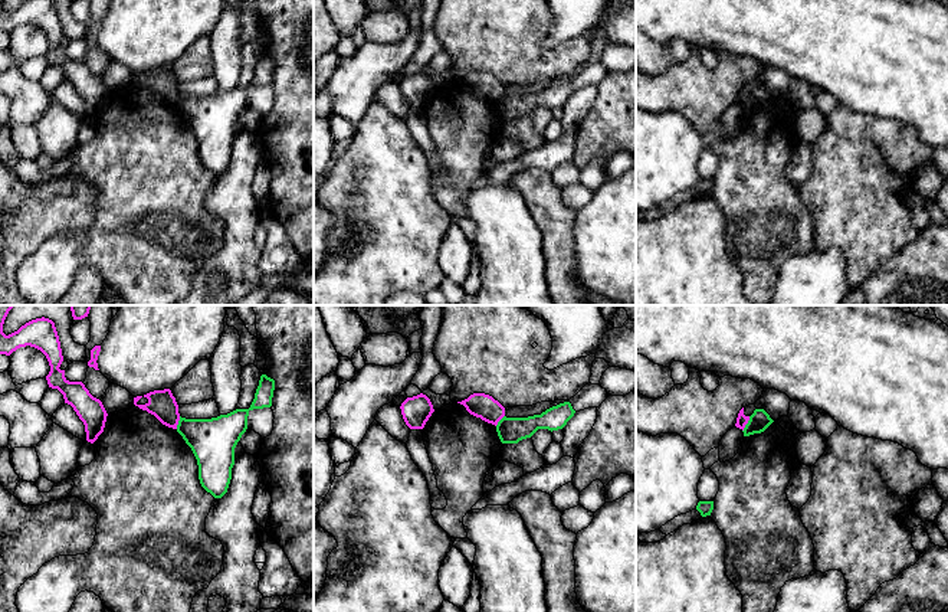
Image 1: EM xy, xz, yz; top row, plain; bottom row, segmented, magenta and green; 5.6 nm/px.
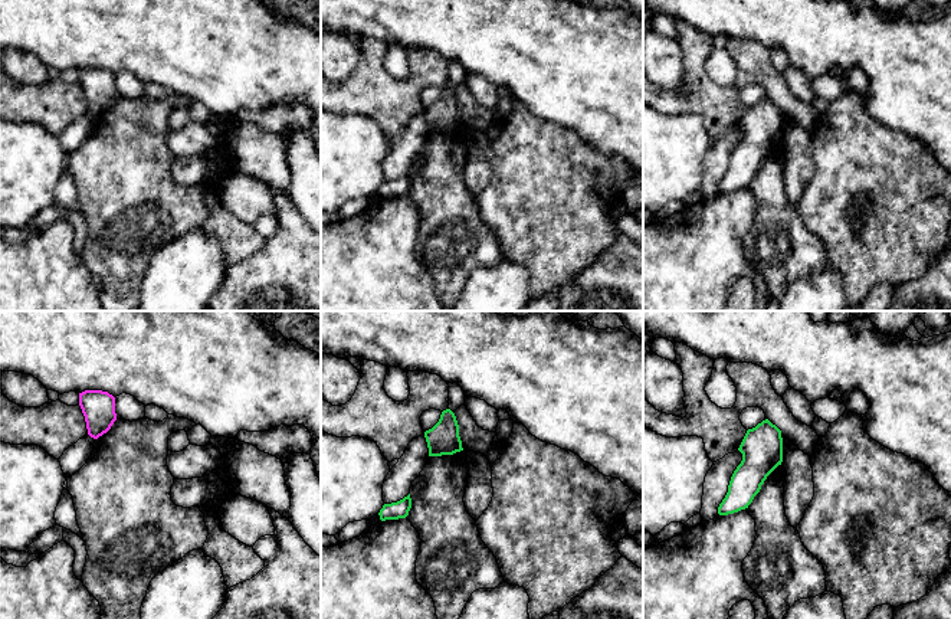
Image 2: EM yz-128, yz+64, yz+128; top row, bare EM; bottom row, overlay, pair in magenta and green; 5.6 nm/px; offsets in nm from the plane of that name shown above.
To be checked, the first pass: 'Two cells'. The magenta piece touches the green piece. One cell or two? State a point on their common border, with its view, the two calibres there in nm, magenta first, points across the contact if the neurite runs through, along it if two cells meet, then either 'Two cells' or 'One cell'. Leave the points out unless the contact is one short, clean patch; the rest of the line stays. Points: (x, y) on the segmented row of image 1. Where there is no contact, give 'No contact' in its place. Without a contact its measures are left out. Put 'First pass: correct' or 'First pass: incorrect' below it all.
Touches magenta at yz (747, 422). Thickness 60 nm (magenta) against 110 nm. Boundary: yz (750, 416), (743, 431). Two cells
First pass: correct

